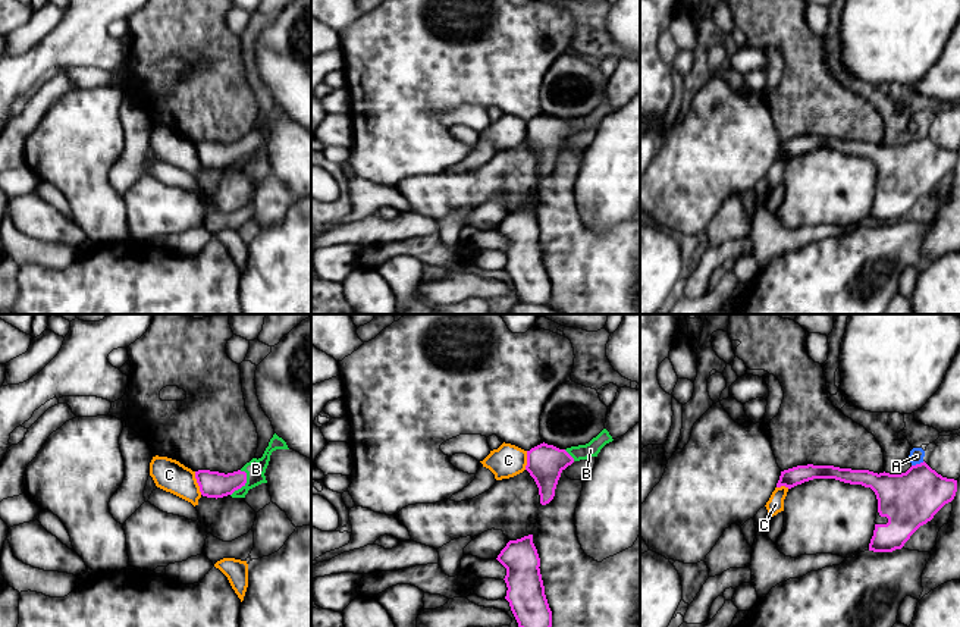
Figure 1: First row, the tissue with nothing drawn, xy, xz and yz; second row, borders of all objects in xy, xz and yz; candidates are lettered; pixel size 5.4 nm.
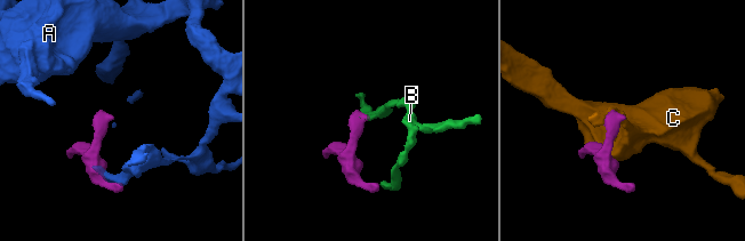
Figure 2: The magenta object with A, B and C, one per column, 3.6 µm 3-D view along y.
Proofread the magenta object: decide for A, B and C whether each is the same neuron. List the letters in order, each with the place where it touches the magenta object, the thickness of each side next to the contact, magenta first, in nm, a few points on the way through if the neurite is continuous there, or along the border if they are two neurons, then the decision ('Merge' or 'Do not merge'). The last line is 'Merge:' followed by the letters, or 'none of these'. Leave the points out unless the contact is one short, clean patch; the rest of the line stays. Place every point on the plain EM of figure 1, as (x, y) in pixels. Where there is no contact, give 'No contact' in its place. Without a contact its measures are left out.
A: Touches magenta at yz (918, 135). Thickness 300 nm (magenta) against 80 nm. Do not merge
B: Touches magenta at xy (244, 154). Thickness 140 nm (magenta) against 110 nm. Path across: xy (216, 156), (244, 154), (256, 140). Merge
C: Touches magenta at xy (197, 153). Thickness 140 nm (magenta) against 180 nm. Boundary: xy (194, 143), (201, 165). Do not merge
Merge: B

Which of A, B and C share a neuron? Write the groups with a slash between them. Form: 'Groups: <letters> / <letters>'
Groups: A / B / C

